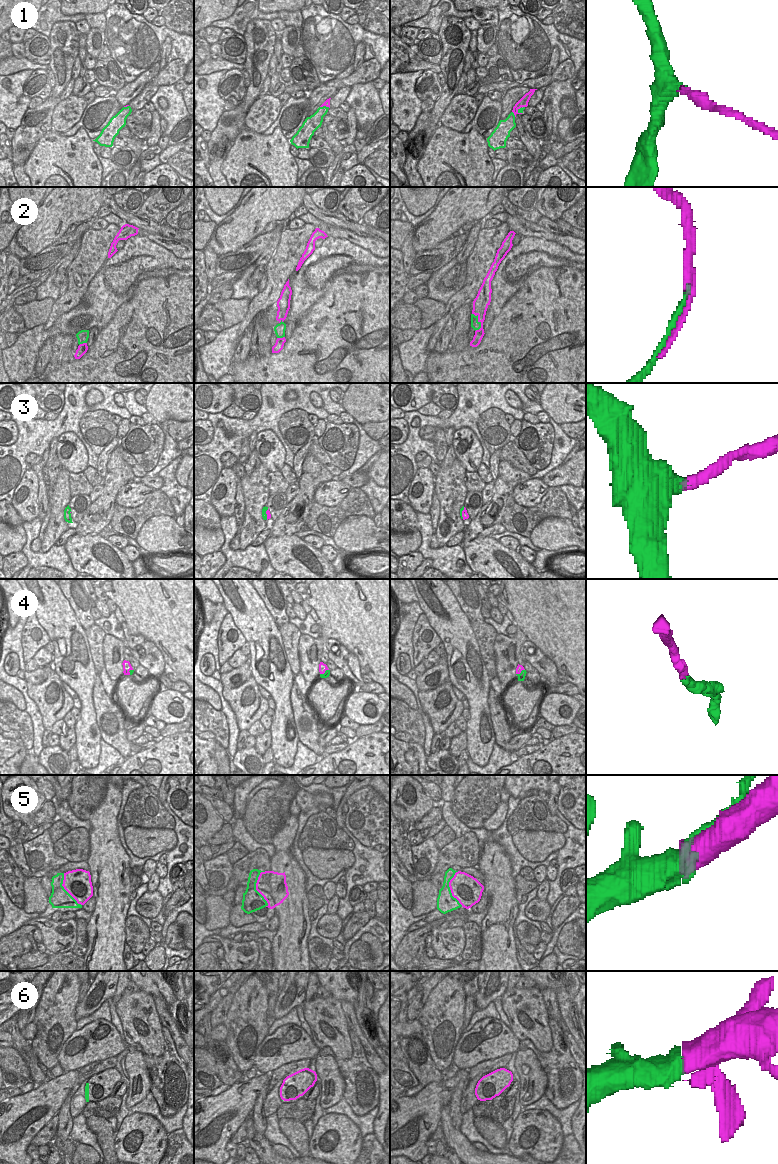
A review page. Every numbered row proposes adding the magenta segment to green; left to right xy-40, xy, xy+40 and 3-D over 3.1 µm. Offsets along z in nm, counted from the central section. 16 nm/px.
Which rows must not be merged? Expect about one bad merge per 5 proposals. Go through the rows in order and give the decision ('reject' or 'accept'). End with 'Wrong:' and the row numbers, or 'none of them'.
1: accept
2: accept
3: accept
4: accept
5: accept
6: accept
Wrong: none of them

